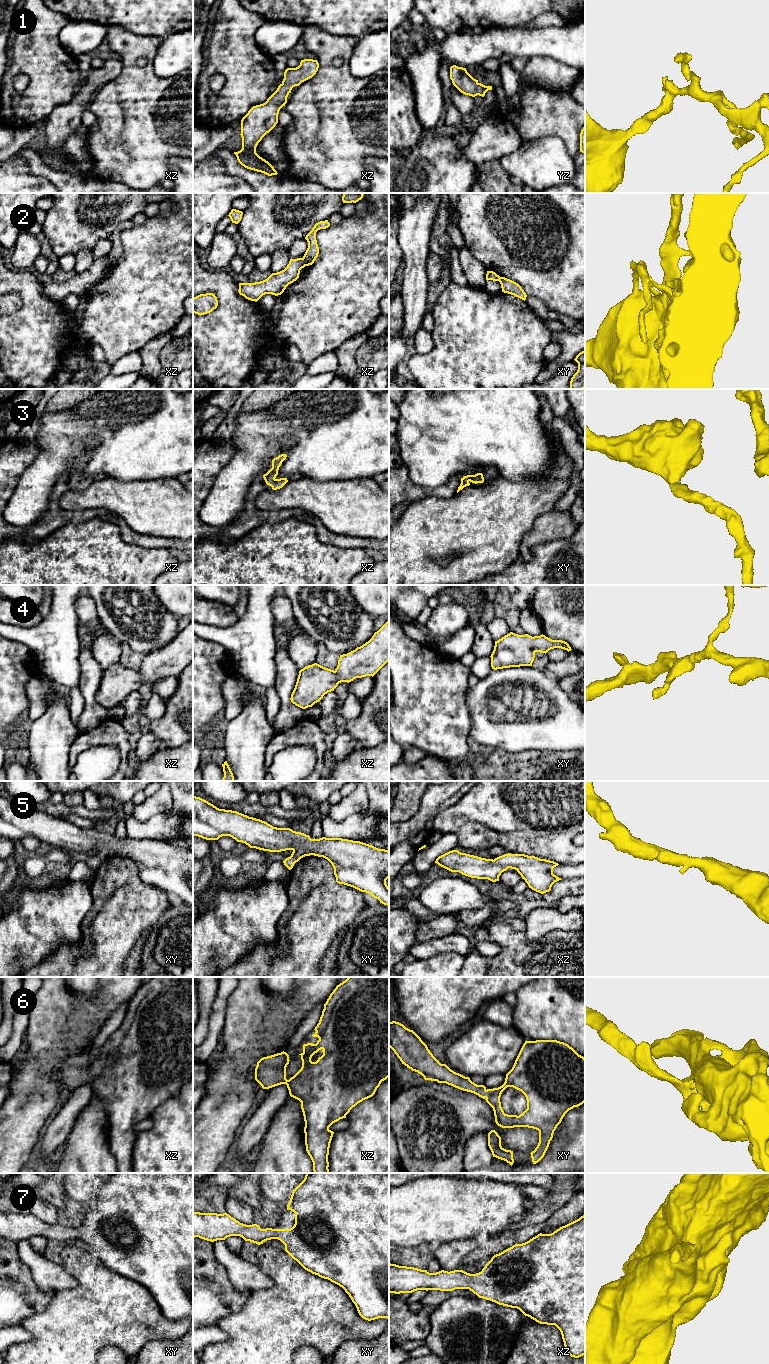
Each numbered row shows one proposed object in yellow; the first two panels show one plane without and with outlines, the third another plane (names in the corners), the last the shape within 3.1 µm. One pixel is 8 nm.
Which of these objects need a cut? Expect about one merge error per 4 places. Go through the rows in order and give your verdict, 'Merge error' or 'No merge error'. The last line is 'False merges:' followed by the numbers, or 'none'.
1: No merge error
2: Merge error
3: No merge error
4: No merge error
5: No merge error
6: No merge error
7: No merge error
False merges: 2

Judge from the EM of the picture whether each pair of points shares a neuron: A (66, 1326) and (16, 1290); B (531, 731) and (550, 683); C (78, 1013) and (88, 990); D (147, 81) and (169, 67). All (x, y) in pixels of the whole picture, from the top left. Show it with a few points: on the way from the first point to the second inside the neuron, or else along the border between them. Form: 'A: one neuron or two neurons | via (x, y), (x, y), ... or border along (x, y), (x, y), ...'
A: two neurons | border along (55, 1293), (40, 1312), (33, 1313), (22, 1320)
B: one neuron | via (546, 727), (560, 713), (560, 700), (558, 698)
C: two neurons | border along (66, 987), (72, 992), (90, 998), (98, 990)
D: two neurons | border along (156, 52), (153, 72), (162, 78), (177, 75)

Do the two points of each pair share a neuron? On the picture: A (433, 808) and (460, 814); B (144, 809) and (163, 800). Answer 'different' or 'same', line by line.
A: different
B: same

